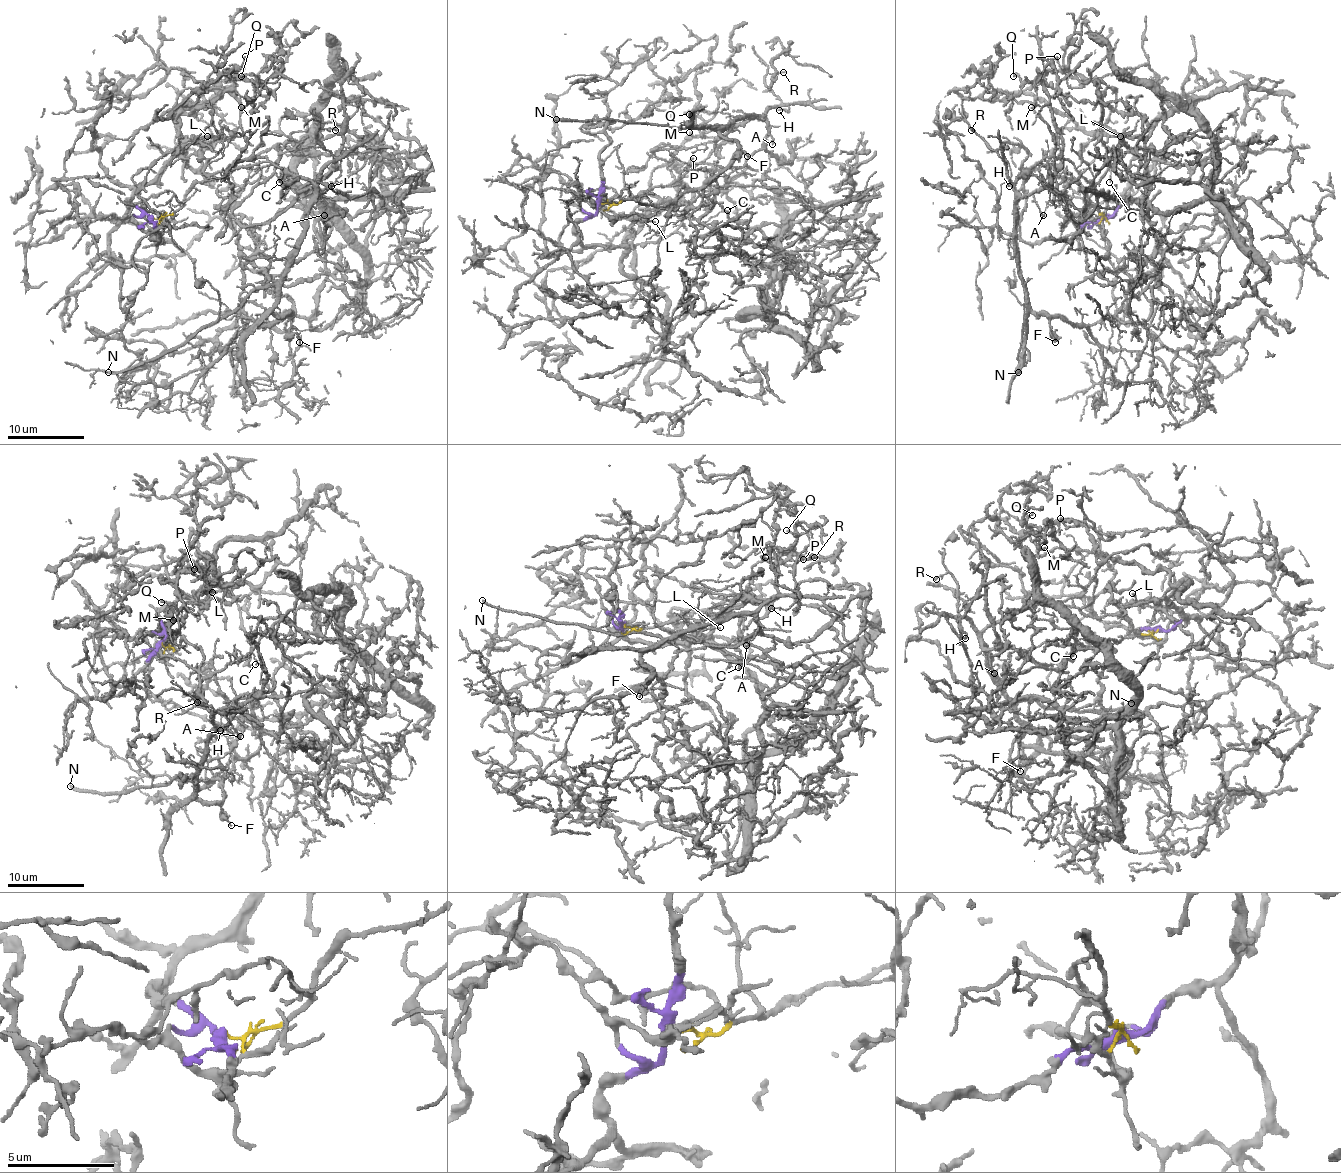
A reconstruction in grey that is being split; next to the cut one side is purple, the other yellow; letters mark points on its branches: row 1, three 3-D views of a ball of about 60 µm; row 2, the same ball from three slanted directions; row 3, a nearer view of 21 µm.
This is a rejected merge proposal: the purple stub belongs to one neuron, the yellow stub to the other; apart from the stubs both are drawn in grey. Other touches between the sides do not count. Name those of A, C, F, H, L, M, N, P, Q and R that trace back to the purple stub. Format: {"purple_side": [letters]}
{"purple_side": ["L", "M", "P", "Q"]}

